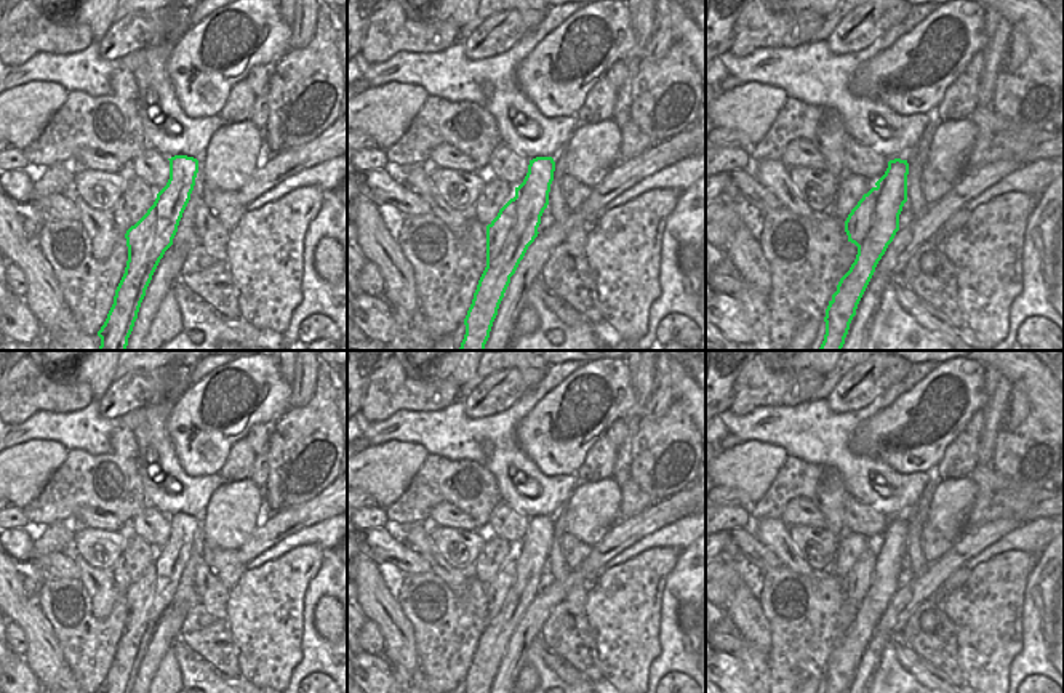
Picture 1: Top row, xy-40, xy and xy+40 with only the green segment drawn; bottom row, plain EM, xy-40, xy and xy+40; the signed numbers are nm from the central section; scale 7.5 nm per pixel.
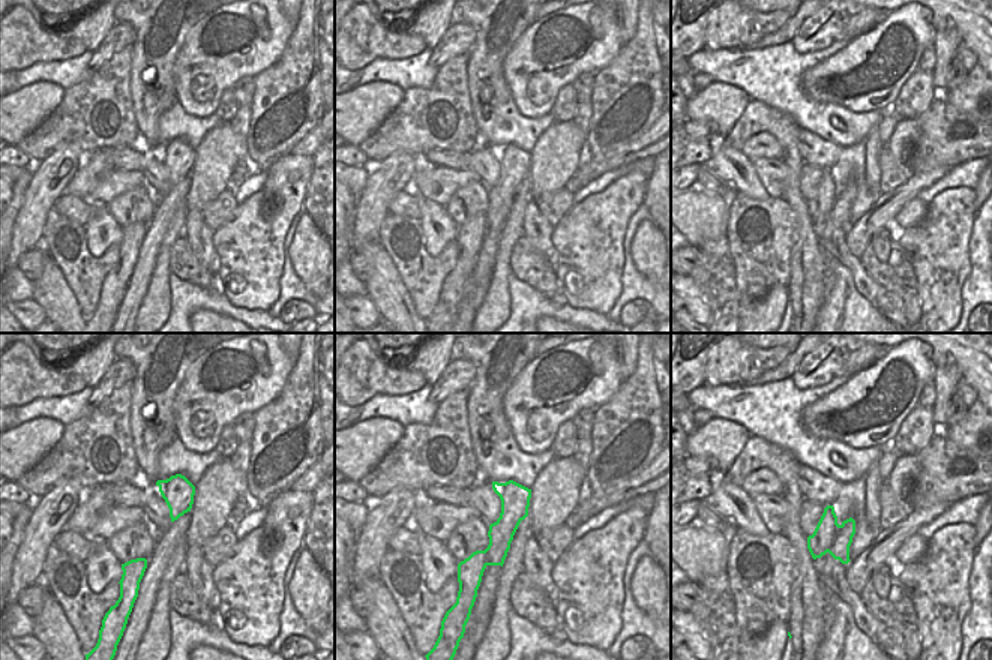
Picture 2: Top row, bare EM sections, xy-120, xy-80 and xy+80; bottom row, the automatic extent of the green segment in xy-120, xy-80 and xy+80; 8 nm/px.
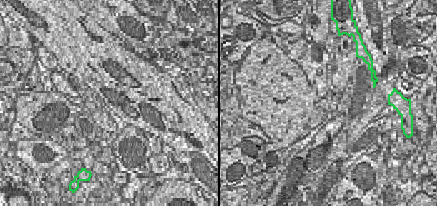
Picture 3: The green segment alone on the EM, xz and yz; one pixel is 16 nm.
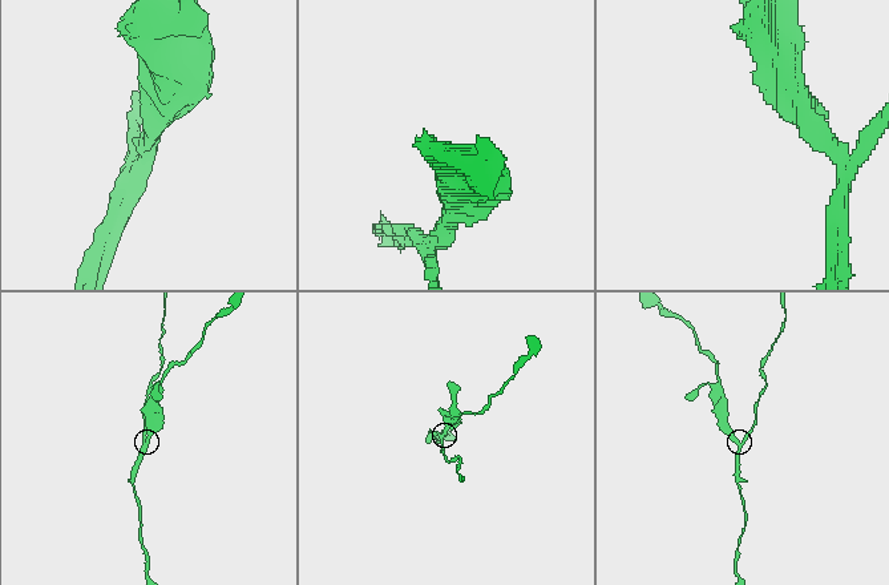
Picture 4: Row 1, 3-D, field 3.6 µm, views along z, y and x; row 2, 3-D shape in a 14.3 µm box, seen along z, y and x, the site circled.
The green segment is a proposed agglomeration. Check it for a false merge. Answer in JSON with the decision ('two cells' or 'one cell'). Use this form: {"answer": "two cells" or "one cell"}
{"answer": "two cells"}

